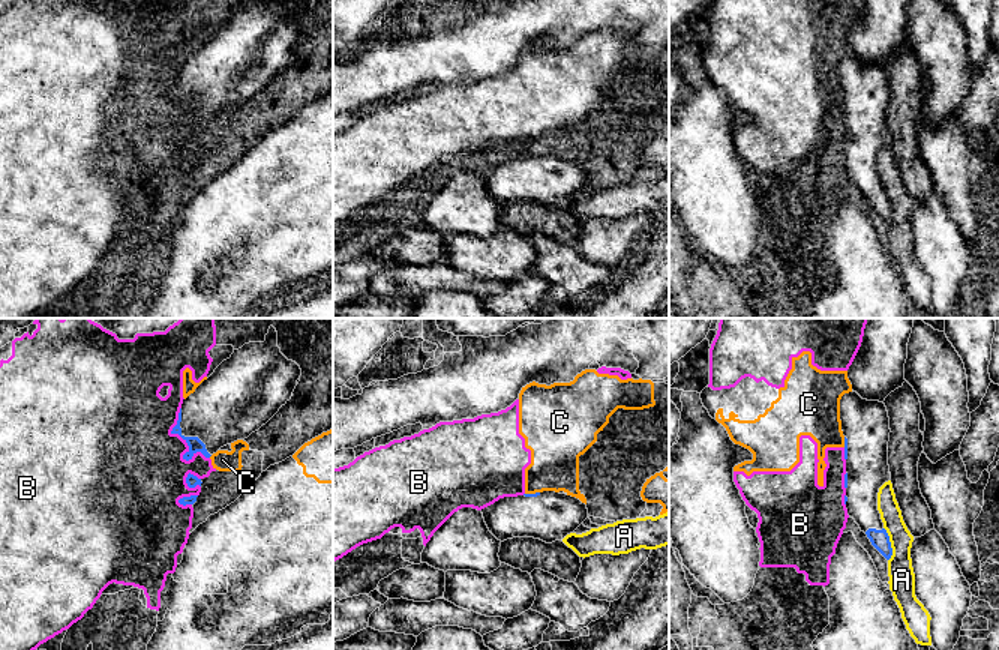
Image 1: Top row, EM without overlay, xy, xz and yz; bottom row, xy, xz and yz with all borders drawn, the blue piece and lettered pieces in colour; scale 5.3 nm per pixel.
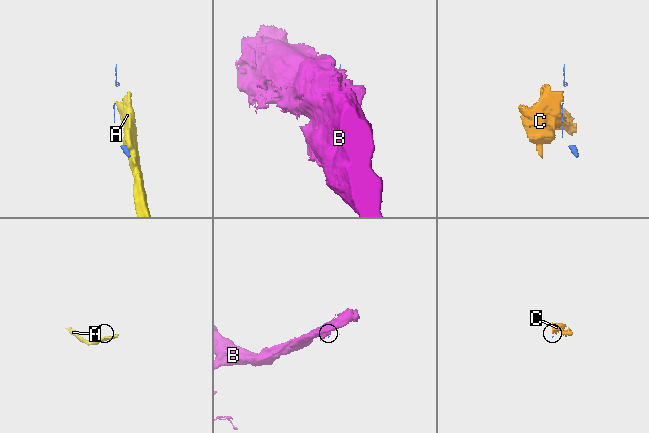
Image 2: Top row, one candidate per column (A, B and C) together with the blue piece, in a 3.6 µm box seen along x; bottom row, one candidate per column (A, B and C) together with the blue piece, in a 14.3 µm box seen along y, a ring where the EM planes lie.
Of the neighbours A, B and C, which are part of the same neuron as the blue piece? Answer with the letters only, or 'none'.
none

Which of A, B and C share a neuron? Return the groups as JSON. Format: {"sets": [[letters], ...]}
{"sets": [["A"], ["B", "C"]]}

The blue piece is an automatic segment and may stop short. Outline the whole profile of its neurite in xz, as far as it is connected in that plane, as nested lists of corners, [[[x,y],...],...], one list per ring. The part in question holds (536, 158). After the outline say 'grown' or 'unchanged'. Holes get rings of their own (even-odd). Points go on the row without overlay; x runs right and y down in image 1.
[[[543,155],[504,161],[482,173],[489,195],[501,206],[513,201],[534,201],[546,207],[562,204],[588,182],[579,162]]]; grown

